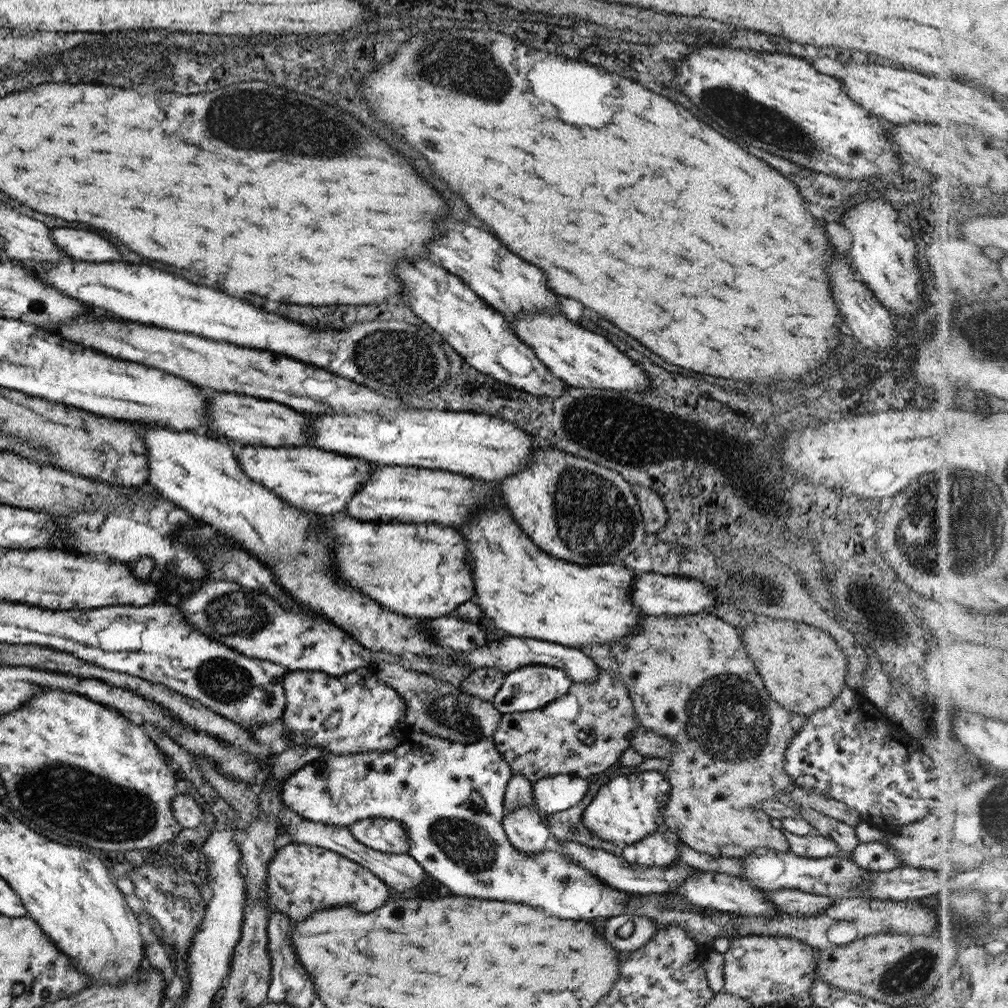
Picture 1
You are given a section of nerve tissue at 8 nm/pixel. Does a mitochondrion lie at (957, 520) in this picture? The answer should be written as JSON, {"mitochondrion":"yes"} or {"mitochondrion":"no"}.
{"mitochondrion":"yes"}

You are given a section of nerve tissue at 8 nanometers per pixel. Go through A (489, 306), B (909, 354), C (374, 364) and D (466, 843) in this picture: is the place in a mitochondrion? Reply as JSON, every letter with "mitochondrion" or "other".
{"A":"other","B":"other","C":"mitochondrion","D":"mitochondrion"}

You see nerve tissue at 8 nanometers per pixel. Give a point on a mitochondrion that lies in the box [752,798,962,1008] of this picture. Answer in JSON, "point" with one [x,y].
{"point":[908,974]}

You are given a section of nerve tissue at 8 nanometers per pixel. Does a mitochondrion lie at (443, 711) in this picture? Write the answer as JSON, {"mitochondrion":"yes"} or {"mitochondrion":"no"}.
{"mitochondrion":"yes"}

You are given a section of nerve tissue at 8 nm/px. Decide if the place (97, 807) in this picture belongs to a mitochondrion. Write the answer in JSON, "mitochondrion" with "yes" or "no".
{"mitochondrion":"yes"}

